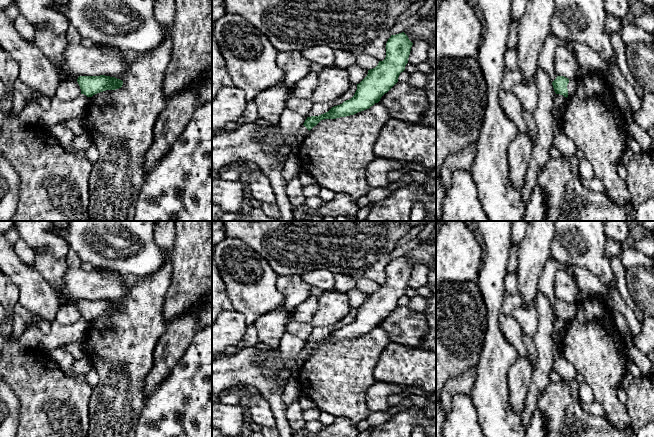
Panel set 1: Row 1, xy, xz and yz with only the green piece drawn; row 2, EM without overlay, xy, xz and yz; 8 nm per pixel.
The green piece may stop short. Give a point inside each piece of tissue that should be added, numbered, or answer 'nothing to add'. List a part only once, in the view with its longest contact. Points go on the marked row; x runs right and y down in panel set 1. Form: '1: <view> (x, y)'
1: yz (571, 86)

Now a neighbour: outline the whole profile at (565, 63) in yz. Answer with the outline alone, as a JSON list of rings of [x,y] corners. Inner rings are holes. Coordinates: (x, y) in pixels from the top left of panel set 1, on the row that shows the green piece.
[[[559,46],[554,52],[554,71],[557,76],[574,80],[578,75],[579,65],[575,55],[566,47]]]

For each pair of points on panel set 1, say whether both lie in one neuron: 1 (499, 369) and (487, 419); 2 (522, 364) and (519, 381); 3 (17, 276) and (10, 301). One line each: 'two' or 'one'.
1: one
2: one
3: two

